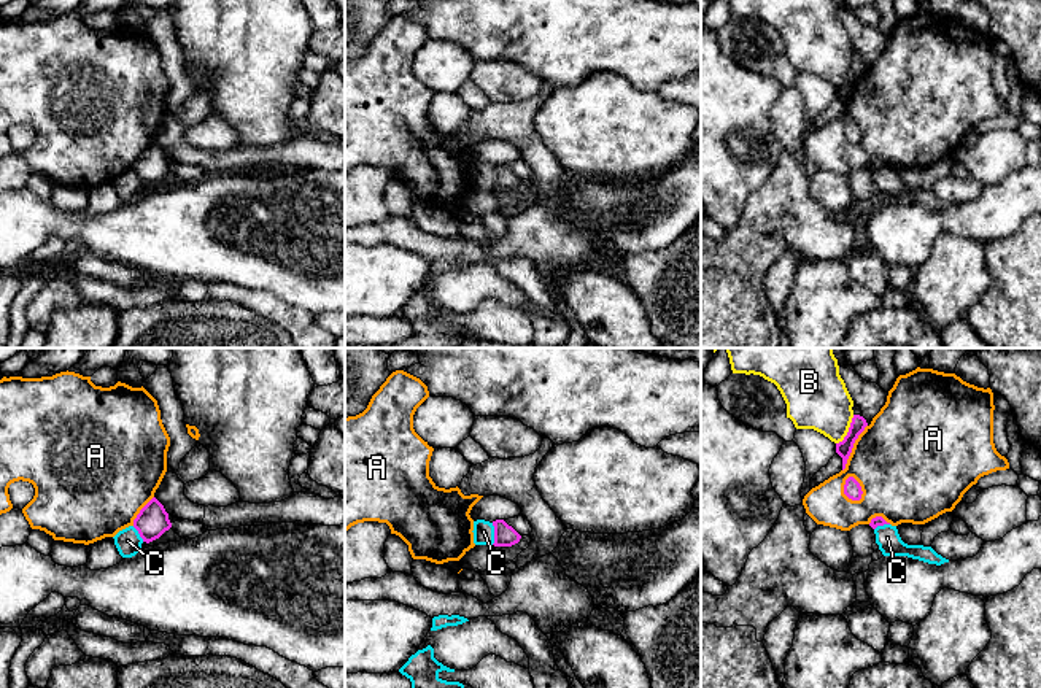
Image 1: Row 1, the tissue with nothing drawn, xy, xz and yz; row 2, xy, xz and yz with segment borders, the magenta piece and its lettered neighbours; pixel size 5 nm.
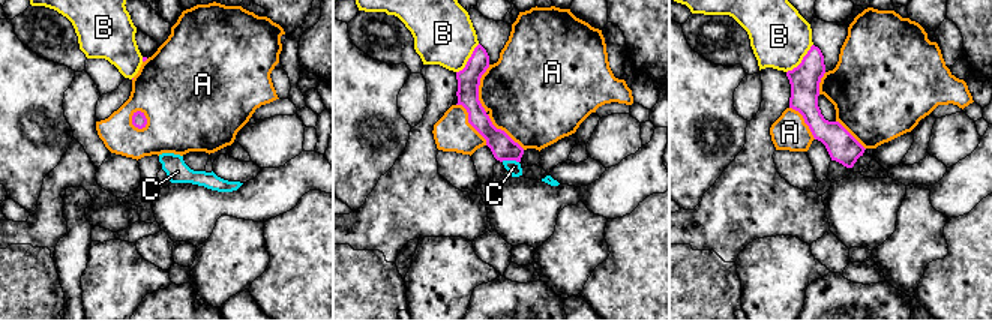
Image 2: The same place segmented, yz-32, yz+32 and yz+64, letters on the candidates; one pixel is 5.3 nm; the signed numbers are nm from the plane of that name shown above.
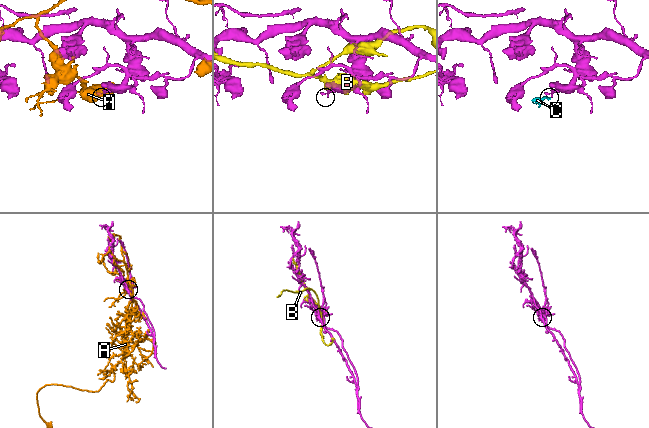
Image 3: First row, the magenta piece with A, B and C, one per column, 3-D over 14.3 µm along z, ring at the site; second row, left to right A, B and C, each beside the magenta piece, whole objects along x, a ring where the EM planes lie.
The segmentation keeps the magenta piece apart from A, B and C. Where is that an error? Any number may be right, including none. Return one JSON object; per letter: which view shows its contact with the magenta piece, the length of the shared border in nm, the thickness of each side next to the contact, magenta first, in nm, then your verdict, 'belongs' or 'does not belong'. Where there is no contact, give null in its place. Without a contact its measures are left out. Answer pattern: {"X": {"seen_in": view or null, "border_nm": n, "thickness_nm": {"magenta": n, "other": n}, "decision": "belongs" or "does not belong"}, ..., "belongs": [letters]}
{"A": {"seen_in": "yz", "border_nm": 140, "thickness_nm": {"magenta": 90, "other": 500}, "decision": "does not belong"}, "B": {"seen_in": "yz", "border_nm": 180, "thickness_nm": {"magenta": 80, "other": 320}, "decision": "does not belong"}, "C": {"seen_in": "xz", "border_nm": 110, "thickness_nm": {"magenta": 110, "other": 110}, "decision": "does not belong"}, "belongs": []}

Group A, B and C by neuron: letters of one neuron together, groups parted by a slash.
A / B / C

